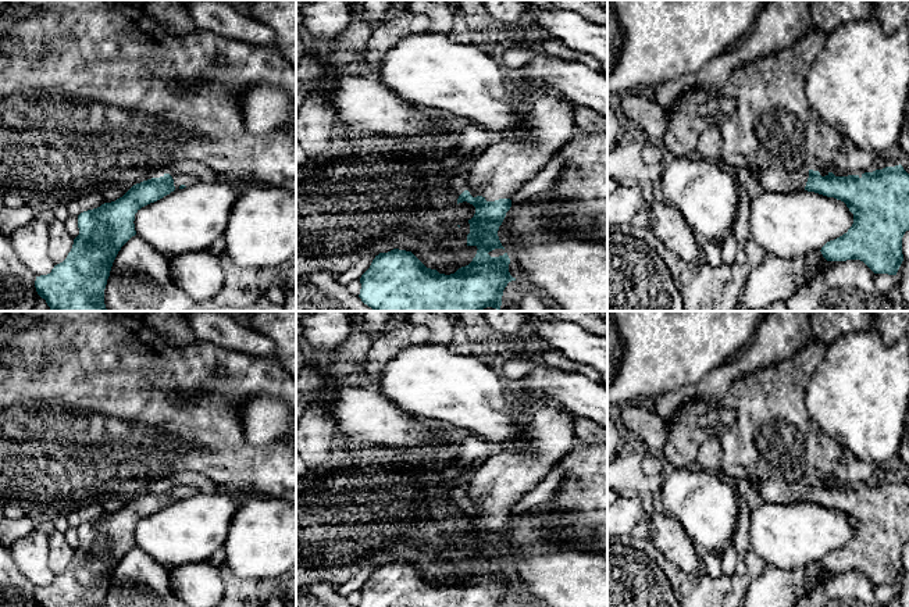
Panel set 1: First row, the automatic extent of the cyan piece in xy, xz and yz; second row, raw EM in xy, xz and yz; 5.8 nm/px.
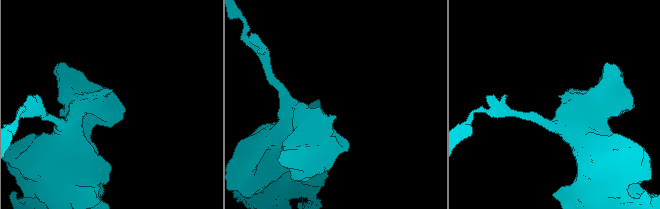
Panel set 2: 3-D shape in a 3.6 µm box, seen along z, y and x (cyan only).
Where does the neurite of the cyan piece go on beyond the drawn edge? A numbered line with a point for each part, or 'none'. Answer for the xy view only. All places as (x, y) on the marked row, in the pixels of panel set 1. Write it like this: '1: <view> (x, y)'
1: xy (179, 178)

